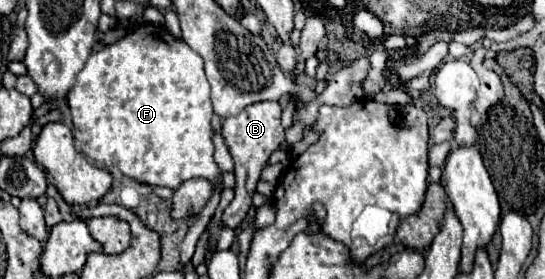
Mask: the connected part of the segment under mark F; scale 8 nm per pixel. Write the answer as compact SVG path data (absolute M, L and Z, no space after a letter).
M139 19L131 25L125 37L91 53L85 67L79 71L69 93L69 113L75 127L73 137L83 155L107 169L115 167L137 183L177 189L191 177L213 181L221 171L213 161L213 107L209 91L211 87L199 53L195 53L183 39L173 37L163 25Z

